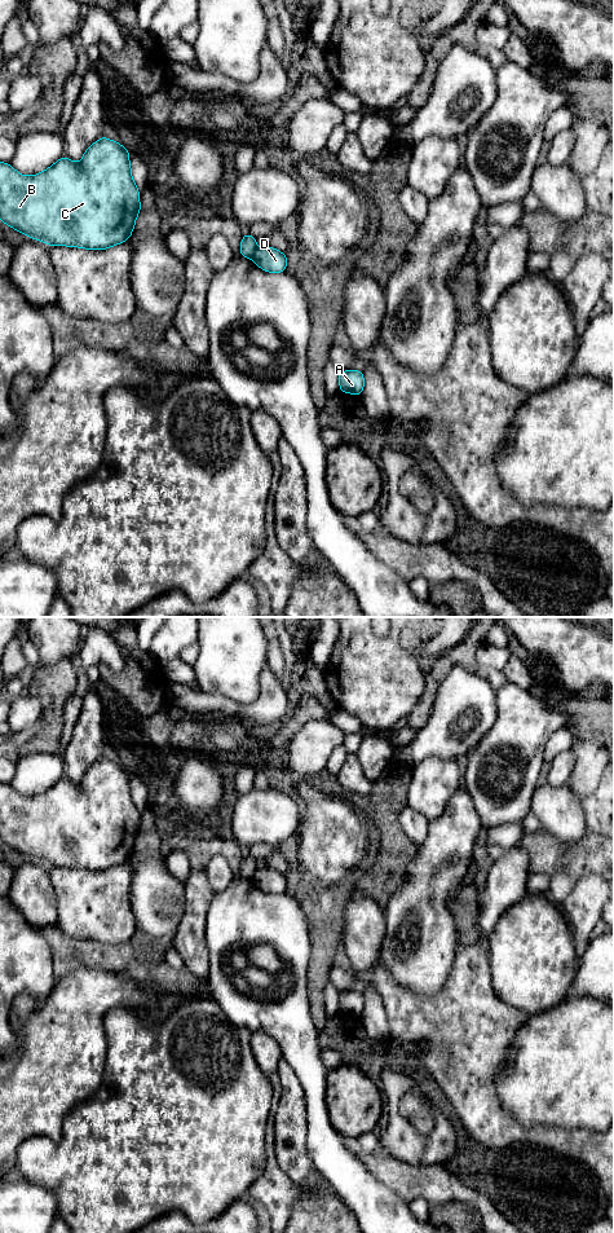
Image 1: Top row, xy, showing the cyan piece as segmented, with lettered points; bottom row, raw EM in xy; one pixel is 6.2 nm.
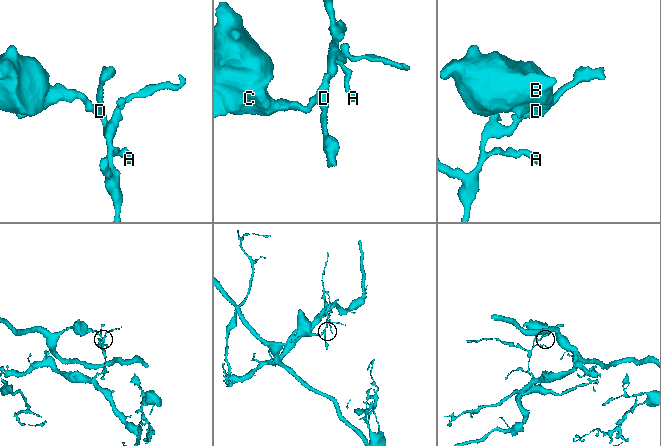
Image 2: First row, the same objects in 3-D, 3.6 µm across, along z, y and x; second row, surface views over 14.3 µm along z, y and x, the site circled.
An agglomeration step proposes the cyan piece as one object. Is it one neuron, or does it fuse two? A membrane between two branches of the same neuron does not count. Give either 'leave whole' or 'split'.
split

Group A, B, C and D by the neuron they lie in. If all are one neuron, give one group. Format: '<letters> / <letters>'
A D / B C

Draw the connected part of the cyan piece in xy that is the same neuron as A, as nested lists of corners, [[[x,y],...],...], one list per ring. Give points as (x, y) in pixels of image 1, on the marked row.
[[[354,369],[339,371],[339,387],[340,392],[361,396],[365,387],[363,373]]]

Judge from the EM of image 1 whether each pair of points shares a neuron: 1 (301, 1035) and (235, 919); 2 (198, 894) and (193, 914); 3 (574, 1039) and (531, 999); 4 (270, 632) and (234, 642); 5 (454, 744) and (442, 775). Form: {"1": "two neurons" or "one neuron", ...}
{"1": "one neuron", "2": "one neuron", "3": "two neurons", "4": "two neurons", "5": "two neurons"}

